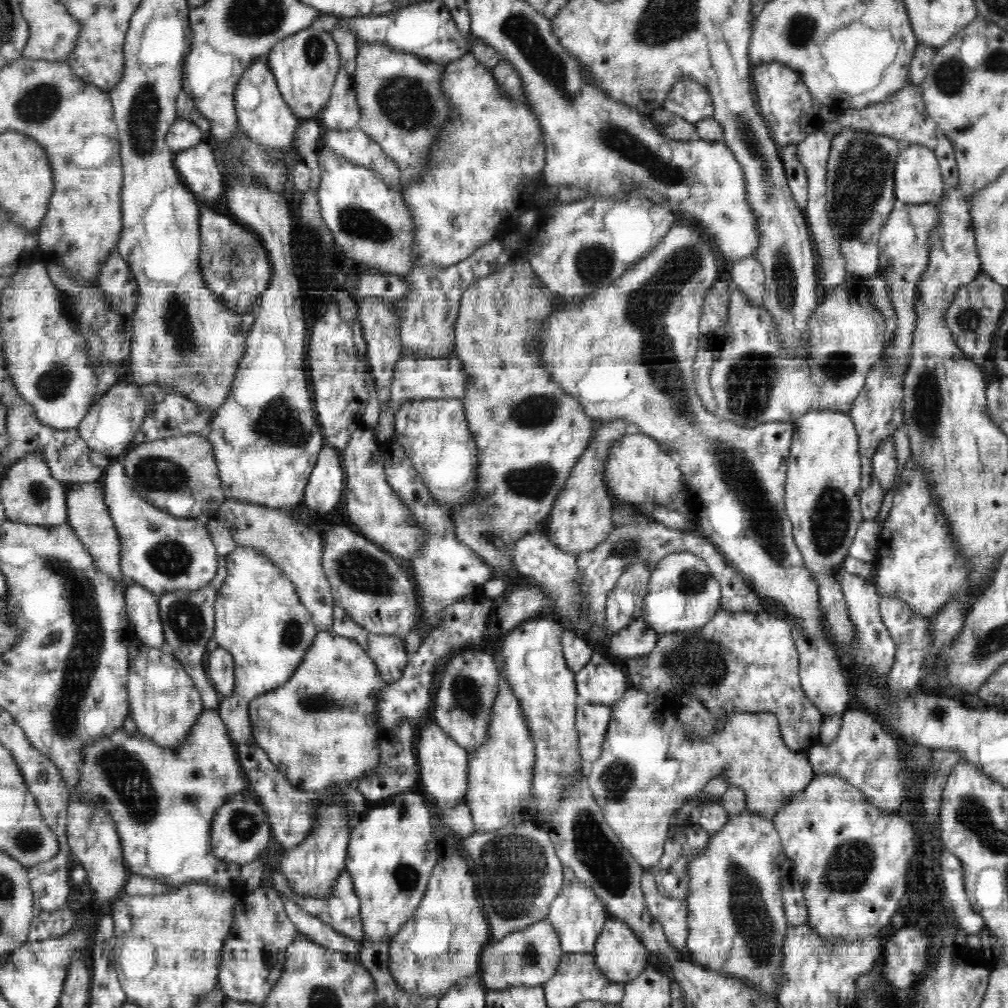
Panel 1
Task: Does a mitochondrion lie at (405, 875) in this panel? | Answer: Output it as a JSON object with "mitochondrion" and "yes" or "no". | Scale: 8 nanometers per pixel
{"mitochondrion":"yes"}

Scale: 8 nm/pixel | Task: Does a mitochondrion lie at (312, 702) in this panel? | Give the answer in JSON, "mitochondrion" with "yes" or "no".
{"mitochondrion":"yes"}

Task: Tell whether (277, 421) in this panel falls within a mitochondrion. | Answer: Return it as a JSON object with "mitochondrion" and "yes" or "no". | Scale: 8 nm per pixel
{"mitochondrion":"yes"}

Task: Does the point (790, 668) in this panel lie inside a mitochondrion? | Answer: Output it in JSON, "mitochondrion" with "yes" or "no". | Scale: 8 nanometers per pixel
{"mitochondrion":"no"}

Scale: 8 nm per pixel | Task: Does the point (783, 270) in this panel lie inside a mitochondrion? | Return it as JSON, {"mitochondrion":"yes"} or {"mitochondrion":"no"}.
{"mitochondrion":"yes"}

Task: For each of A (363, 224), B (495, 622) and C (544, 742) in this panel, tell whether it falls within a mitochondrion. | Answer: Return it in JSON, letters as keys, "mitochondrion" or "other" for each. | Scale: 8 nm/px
{"A":"mitochondrion","B":"other","C":"other"}

